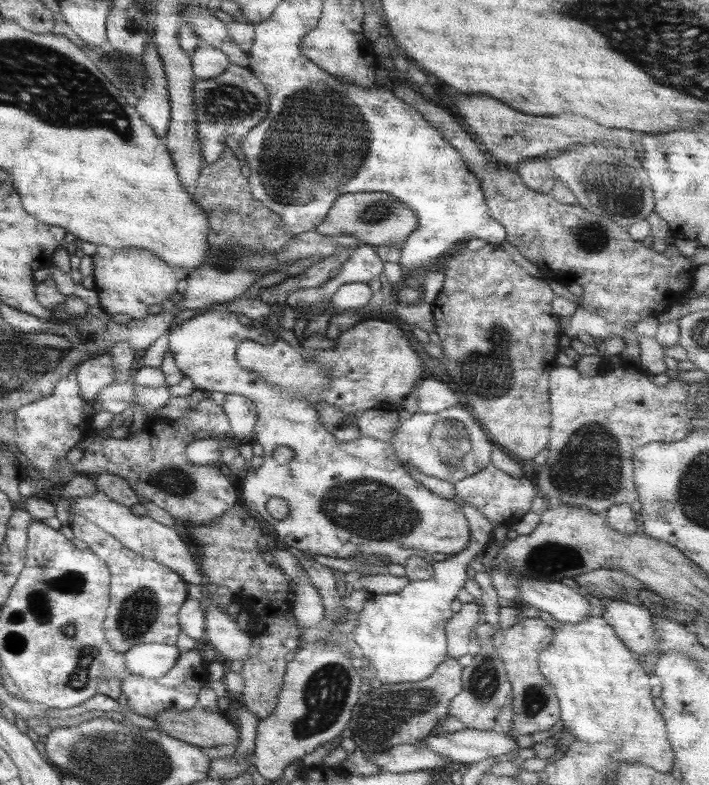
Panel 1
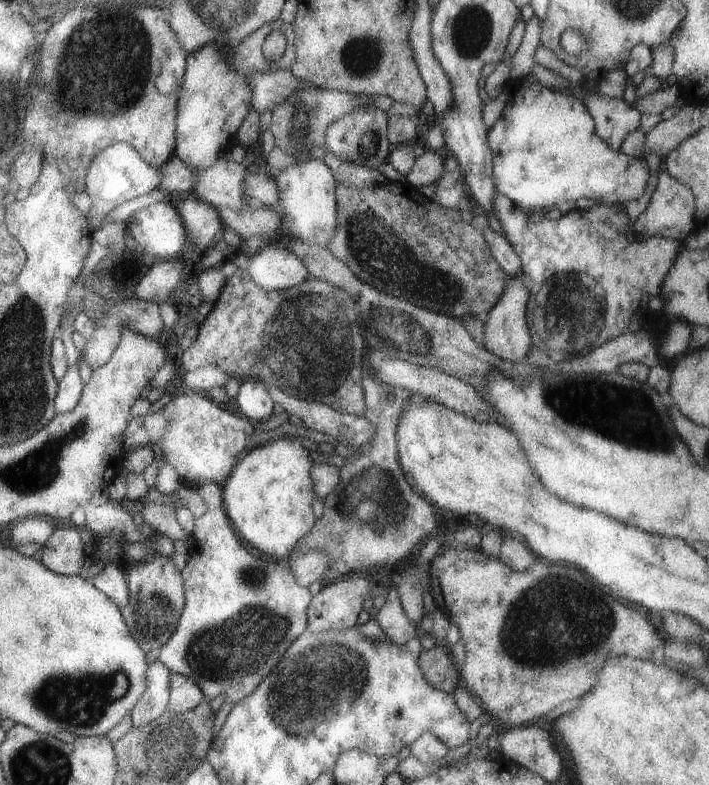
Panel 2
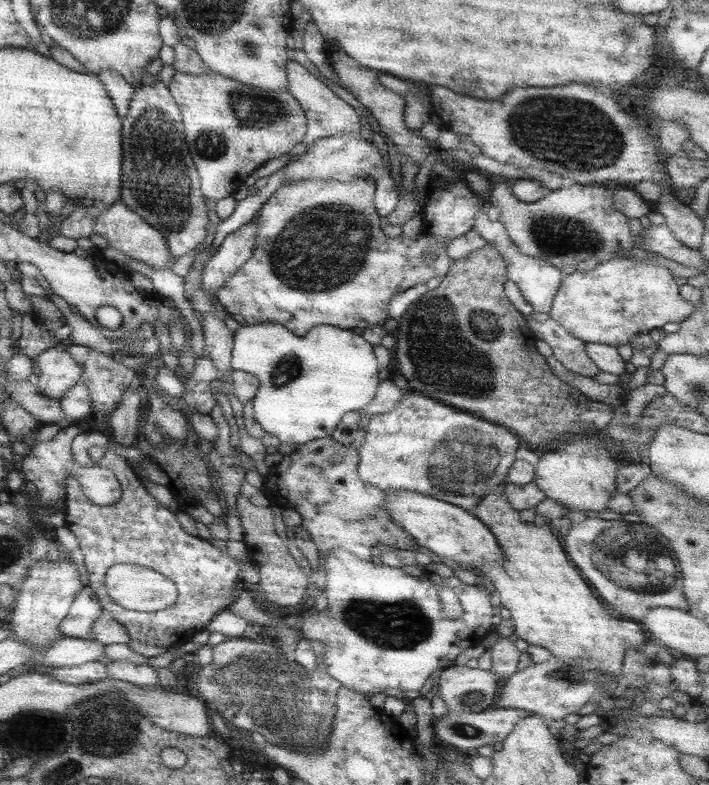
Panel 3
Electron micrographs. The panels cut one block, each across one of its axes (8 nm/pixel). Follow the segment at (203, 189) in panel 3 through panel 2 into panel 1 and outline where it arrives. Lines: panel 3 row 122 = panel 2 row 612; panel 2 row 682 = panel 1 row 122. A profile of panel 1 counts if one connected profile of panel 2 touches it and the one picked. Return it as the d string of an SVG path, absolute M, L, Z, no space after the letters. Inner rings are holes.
M229 64L224 72L213 79L193 80L191 90L203 166L223 156L225 136L233 136L235 140L239 140L267 114L269 100L267 93L259 81L251 75L251 71L245 67Z

